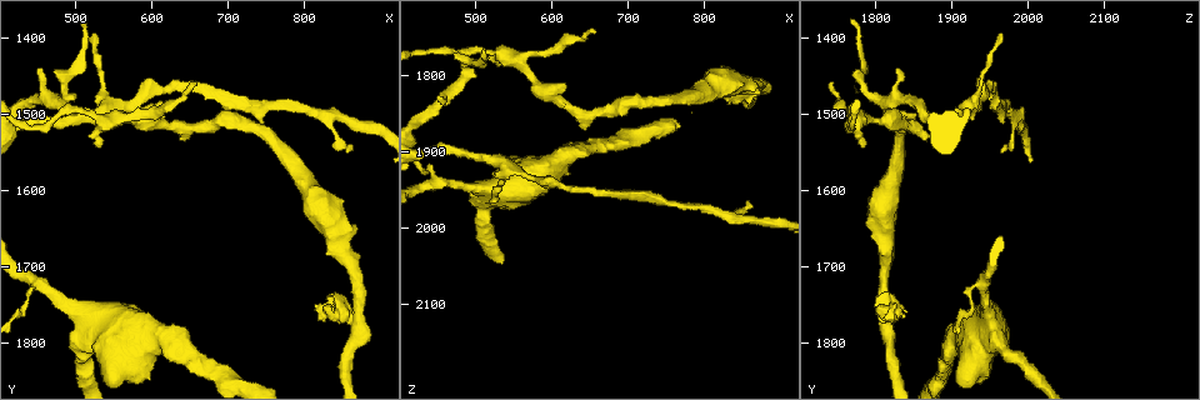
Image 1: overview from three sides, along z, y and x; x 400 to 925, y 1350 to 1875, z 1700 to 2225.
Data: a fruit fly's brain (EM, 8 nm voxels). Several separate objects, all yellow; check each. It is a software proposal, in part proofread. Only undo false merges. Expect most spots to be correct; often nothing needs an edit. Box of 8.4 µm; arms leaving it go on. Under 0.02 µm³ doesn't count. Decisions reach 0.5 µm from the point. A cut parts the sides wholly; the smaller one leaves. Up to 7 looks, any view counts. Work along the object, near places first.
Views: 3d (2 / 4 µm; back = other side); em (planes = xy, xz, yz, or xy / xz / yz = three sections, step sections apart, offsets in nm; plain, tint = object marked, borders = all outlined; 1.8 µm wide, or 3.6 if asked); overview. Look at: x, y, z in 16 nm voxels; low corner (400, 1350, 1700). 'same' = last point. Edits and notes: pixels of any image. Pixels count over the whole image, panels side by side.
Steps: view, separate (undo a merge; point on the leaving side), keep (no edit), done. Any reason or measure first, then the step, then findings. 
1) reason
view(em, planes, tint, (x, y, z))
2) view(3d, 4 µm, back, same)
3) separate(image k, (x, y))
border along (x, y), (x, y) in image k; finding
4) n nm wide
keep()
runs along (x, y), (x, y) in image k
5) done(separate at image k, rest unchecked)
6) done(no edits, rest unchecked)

thick turns thin
view(3d, 4 µm, (545, 1490, 1920))

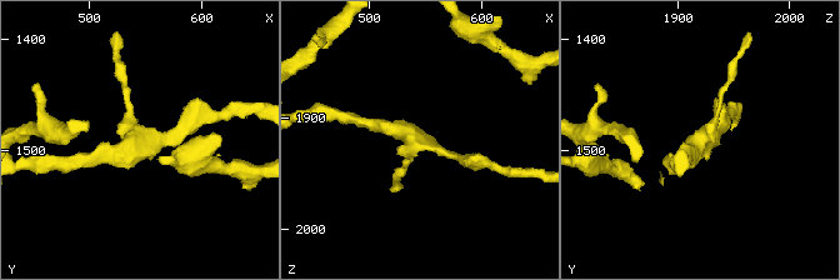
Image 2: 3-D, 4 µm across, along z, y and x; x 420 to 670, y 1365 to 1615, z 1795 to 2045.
view(em, planes, tint, (548, 1492, 1922))

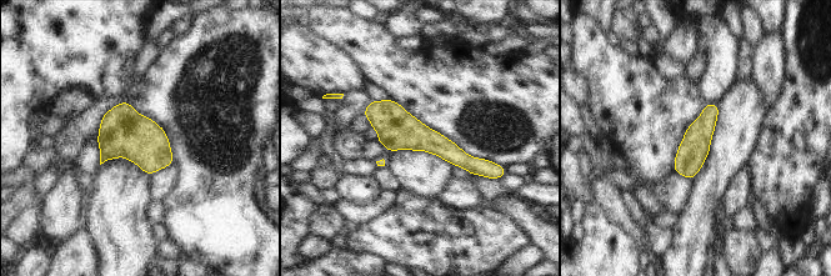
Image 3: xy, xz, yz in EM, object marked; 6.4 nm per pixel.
keep()
runs along (368, 113), (472, 165), (490, 165) in image 3; all the same cell

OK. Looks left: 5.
calibre changes
view(em, 3.6 µm, planes, tint, (435, 1510, 1900))

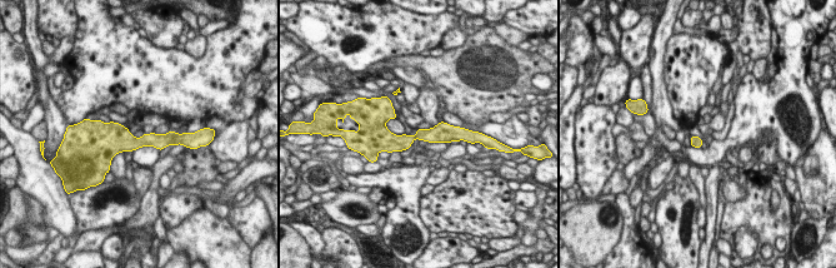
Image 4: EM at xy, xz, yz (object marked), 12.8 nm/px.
140 nm wide
keep()
runs along (383, 137), (455, 138) in image 4; continuous, no second cell

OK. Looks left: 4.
sudden change in width
view(em, 3.6 µm, planes, tint, (555, 1510, 1785))

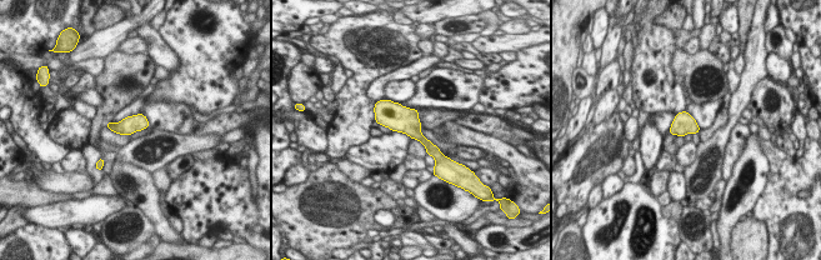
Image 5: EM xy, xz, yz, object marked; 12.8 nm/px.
220 nm wide
keep()
all the same cell

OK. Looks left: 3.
done(no edits, rest unchecked)

